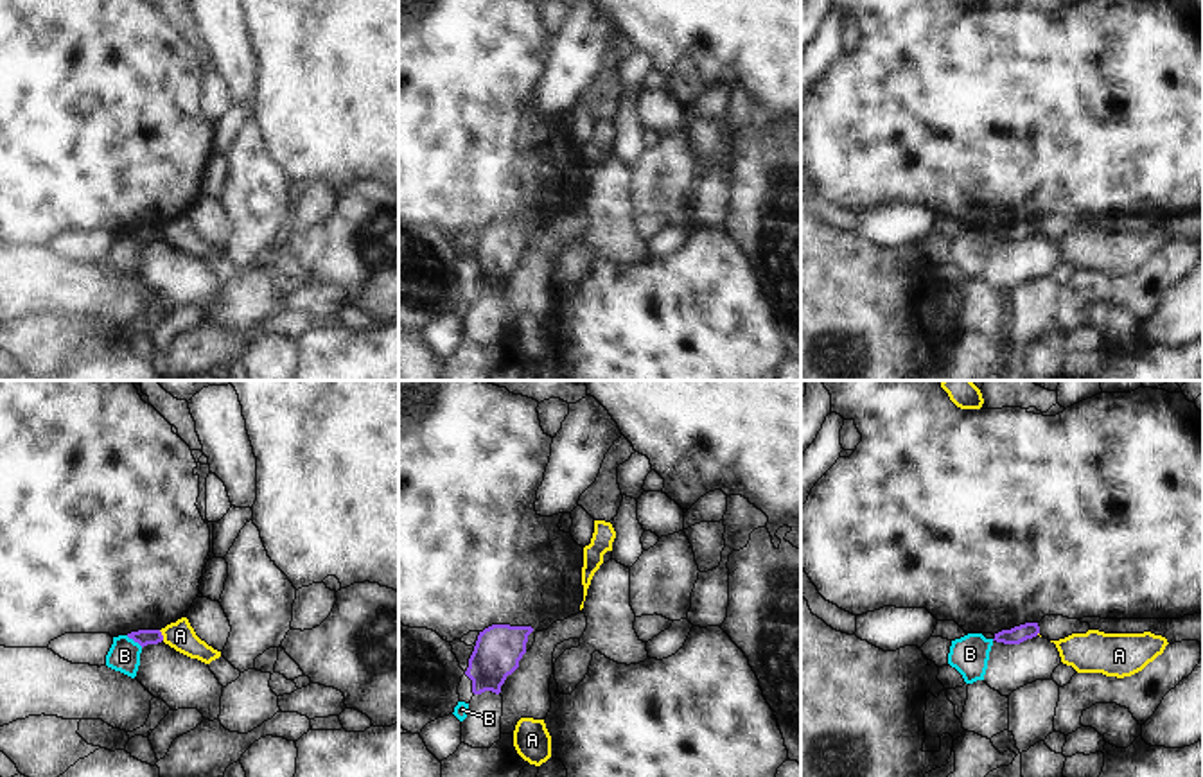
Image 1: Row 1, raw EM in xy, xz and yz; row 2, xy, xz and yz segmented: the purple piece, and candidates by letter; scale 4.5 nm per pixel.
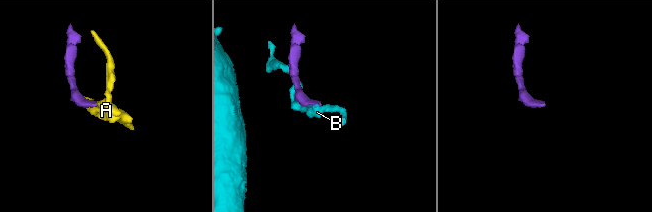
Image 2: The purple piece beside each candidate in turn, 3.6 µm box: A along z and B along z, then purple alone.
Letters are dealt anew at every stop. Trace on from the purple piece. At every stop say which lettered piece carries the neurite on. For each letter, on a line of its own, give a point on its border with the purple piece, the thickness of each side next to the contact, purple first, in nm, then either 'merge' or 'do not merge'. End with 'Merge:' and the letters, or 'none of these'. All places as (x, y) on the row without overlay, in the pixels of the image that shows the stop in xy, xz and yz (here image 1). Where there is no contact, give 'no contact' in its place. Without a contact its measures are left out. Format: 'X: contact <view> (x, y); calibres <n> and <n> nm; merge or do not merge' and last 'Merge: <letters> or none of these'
A: contact xy (162, 234); calibres 70 and 130 nm; do not merge
B: contact xy (135, 239); calibres 70 and 140 nm; do not merge
Merge: none of these

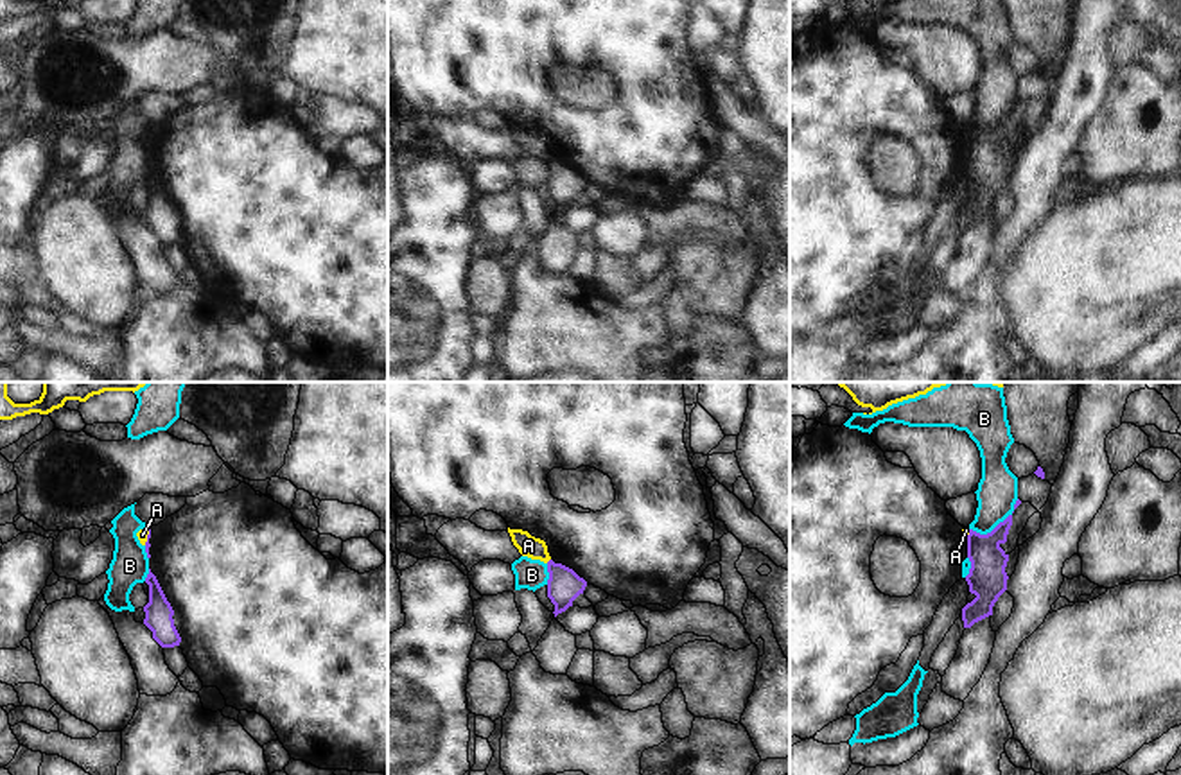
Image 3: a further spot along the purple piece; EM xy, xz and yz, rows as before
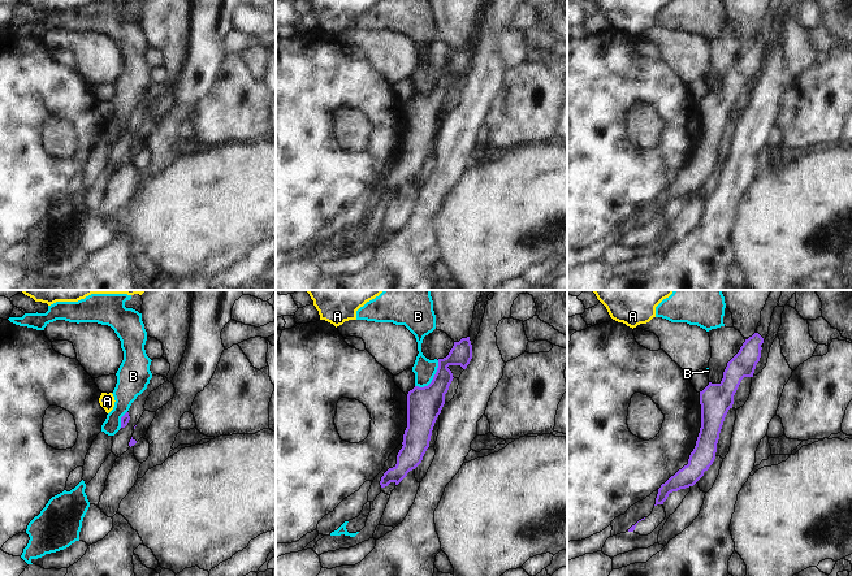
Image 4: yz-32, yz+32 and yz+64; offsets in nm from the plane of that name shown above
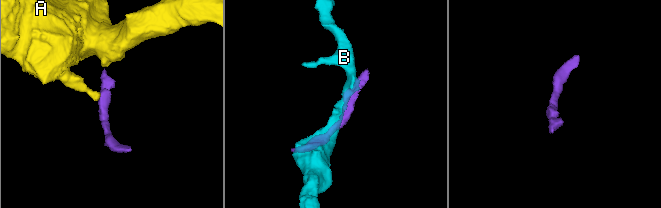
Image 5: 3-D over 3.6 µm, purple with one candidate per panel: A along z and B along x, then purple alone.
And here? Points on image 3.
A: contact xy (148, 135); calibres 20 and 50 nm; do not merge
B: contact yz (998, 122); calibres 170 and 180 nm; do not merge
Merge: none of these

